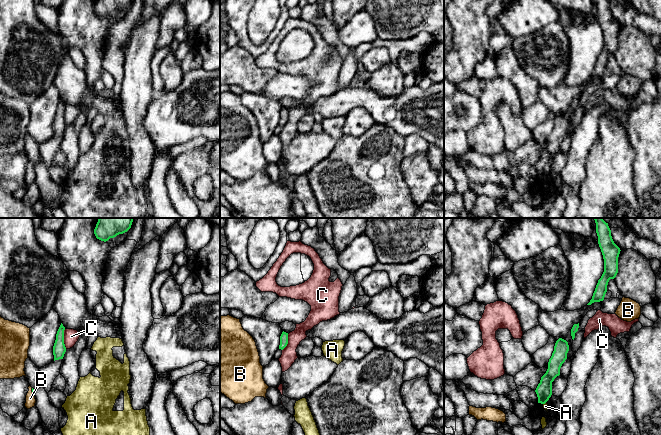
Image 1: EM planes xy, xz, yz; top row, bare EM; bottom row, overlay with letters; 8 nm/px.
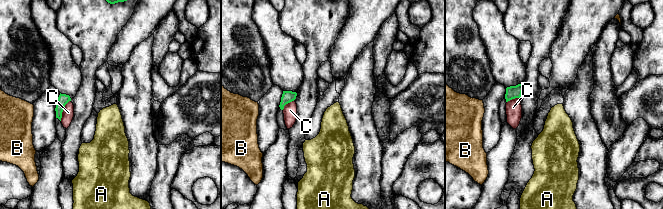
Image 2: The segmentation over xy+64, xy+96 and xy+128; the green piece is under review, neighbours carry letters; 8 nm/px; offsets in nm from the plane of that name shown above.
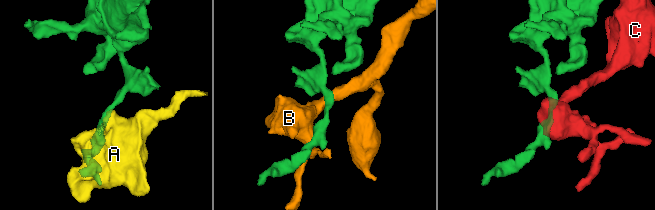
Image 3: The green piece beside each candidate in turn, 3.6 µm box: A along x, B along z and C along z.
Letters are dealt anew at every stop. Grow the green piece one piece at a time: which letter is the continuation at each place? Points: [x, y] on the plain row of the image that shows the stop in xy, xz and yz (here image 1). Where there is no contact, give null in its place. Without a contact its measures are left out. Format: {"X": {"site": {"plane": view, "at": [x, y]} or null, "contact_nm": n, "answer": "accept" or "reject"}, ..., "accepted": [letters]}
{"A": {"site": {"plane": "yz", "at": [544, 179]}, "contact_nm": 40, "answer": "reject"}, "B": {"site": {"plane": "xy", "at": [32, 166]}, "contact_nm": 40, "answer": "reject"}, "C": {"site": {"plane": "xy", "at": [63, 115]}, "contact_nm": 160, "answer": "reject"}, "accepted": []}

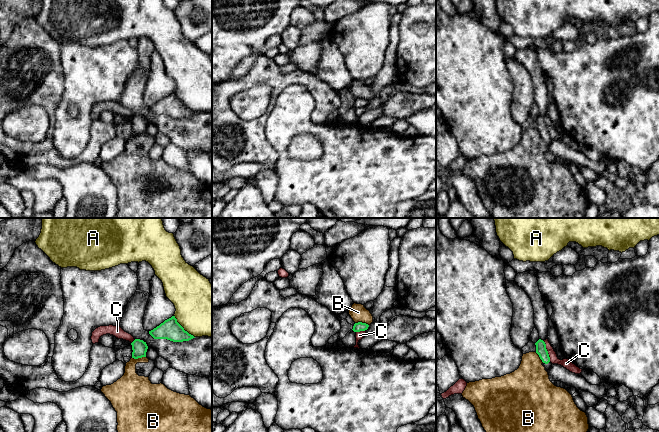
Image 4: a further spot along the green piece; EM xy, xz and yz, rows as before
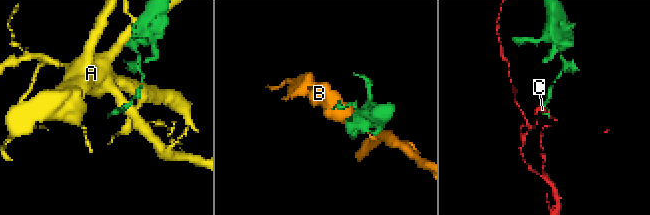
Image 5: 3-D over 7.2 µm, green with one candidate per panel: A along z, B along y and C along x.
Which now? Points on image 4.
{"A": {"site": {"plane": "xy", "at": [182, 103]}, "contact_nm": 240, "answer": "reject"}, "B": {"site": {"plane": "xy", "at": [138, 133]}, "contact_nm": 110, "answer": "reject"}, "C": {"site": {"plane": "yz", "at": [547, 127]}, "contact_nm": 190, "answer": "reject"}, "accepted": []}

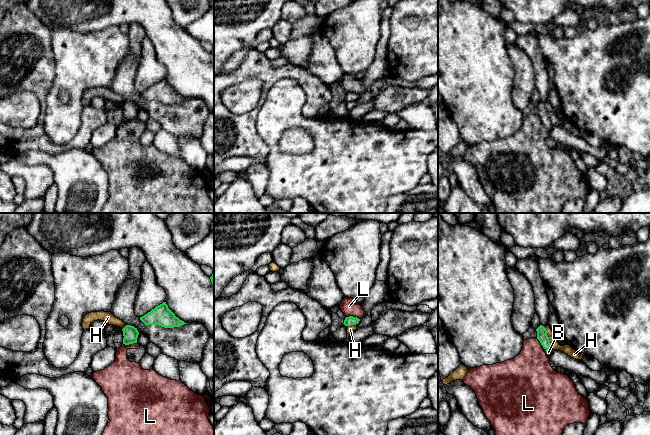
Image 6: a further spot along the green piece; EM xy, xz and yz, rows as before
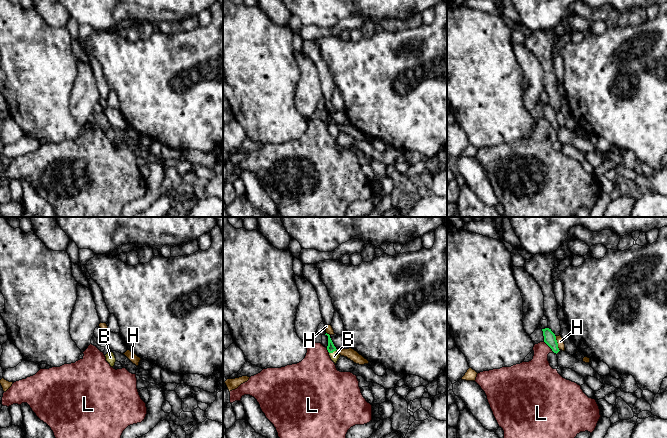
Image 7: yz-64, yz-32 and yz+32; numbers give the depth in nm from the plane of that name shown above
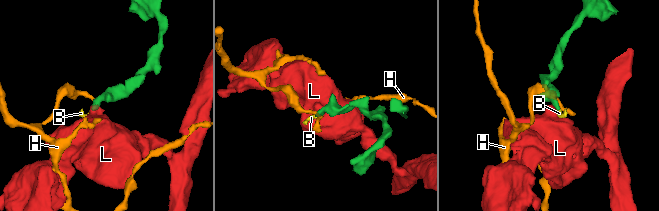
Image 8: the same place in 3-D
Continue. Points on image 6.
{"B": {"site": {"plane": "yz", "at": [547, 125]}, "contact_nm": 60, "answer": "accept"}, "H": {"site": {"plane": "yz", "at": [548, 113]}, "contact_nm": 190, "answer": "reject"}, "L": {"site": {"plane": "xy", "at": [129, 119]}, "contact_nm": 110, "answer": "reject"}, "accepted": ["B"]}

